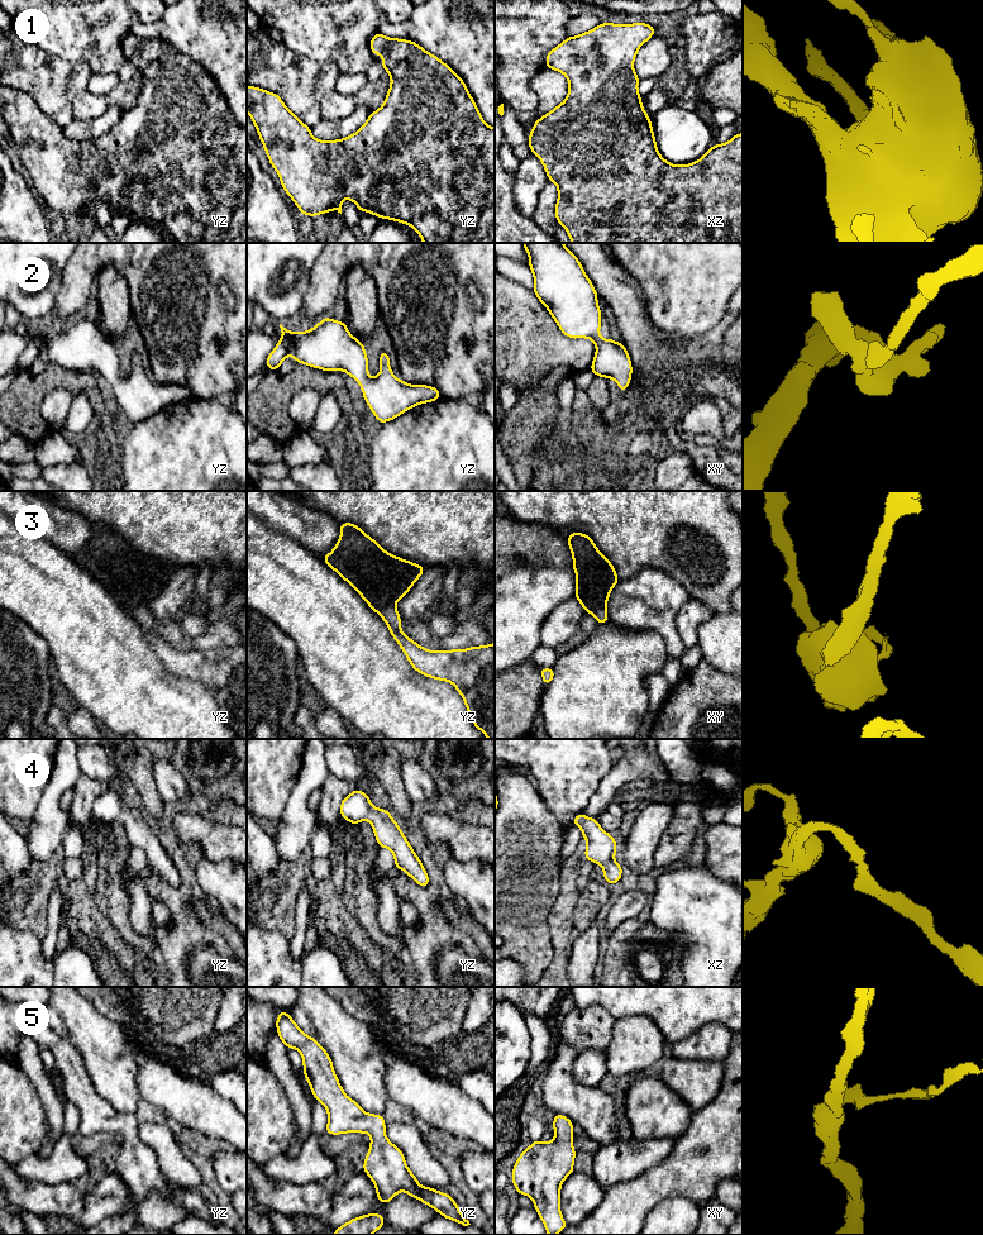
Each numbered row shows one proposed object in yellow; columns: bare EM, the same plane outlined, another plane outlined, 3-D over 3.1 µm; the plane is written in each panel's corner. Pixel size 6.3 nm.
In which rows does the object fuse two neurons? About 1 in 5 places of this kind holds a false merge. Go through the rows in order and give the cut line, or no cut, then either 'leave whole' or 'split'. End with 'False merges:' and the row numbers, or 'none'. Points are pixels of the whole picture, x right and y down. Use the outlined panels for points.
1: no cut | leave whole
2: no cut | leave whole
3: no cut | leave whole
4: no cut | leave whole
5: no cut | leave whole
False merges: none

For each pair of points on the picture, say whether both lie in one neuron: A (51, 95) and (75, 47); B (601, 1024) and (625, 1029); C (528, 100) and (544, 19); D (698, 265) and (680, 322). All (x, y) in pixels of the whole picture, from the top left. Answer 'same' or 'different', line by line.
A: different
B: different
C: same
D: same

